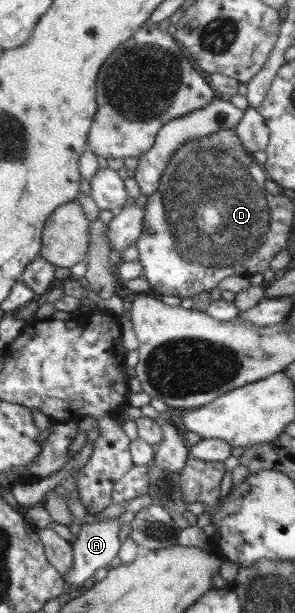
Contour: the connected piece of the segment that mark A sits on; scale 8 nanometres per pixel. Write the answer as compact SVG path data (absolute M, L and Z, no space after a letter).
M118 518L84 522L72 545L74 565L63 575L67 586L84 586L94 580L98 568L107 568L117 562L120 522Z

